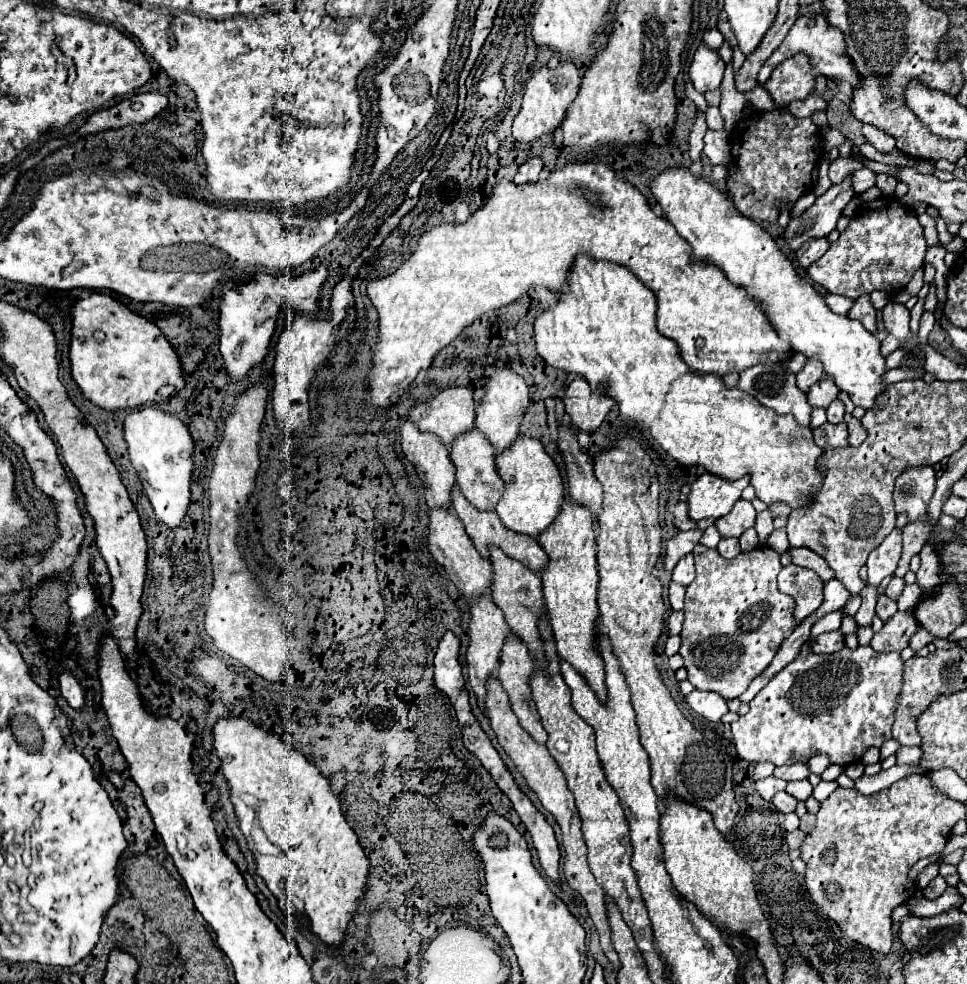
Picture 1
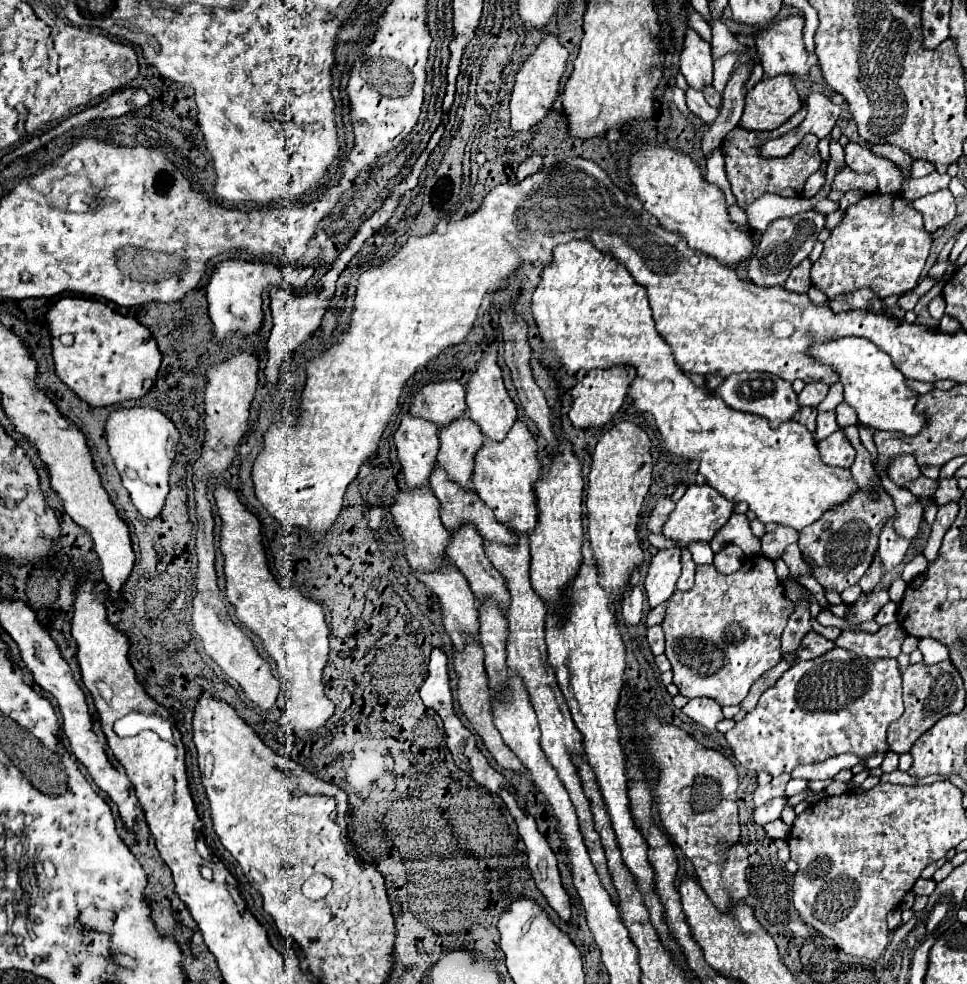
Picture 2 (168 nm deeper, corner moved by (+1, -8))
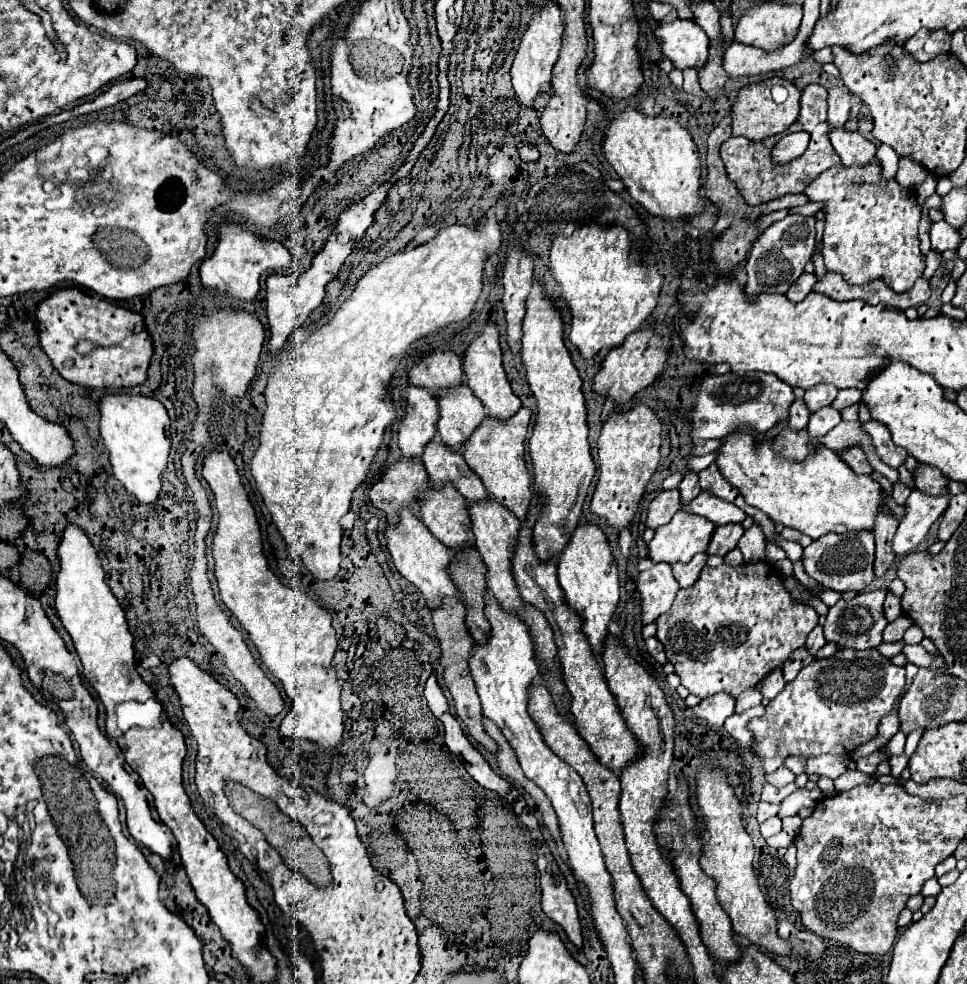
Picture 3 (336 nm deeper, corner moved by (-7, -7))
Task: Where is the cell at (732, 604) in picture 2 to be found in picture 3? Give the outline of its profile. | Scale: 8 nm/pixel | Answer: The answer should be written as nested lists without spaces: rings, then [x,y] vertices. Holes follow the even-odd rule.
[[[761,561],[761,563],[741,563],[741,565],[737,565],[737,567],[729,567],[729,565],[725,565],[725,563],[723,563],[721,567],[709,567],[709,565],[705,565],[703,571],[701,571],[701,577],[695,581],[695,585],[693,585],[693,587],[687,587],[687,589],[679,589],[677,599],[675,599],[675,603],[671,605],[669,613],[661,615],[661,617],[655,621],[655,623],[657,623],[657,635],[655,635],[655,637],[663,643],[665,653],[667,653],[667,659],[675,665],[675,673],[681,677],[681,685],[687,687],[693,695],[705,699],[705,697],[711,697],[711,695],[715,695],[715,693],[725,691],[725,693],[731,693],[731,695],[737,697],[737,695],[743,693],[745,689],[755,687],[755,685],[757,685],[765,675],[769,675],[775,667],[781,667],[781,665],[785,663],[785,659],[789,657],[791,651],[795,651],[797,647],[803,647],[803,645],[805,645],[805,639],[807,639],[807,635],[809,635],[809,631],[817,625],[817,619],[819,619],[819,615],[817,615],[817,611],[815,611],[813,607],[791,603],[791,595],[789,595],[789,593],[785,591],[785,587],[783,587],[781,573],[777,571],[777,567],[773,567],[773,565],[765,563],[765,561]]]

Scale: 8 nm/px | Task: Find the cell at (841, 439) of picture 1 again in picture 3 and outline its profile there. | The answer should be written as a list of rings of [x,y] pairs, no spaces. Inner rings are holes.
[[[857,447],[845,451],[845,453],[841,455],[841,459],[843,459],[857,475],[871,475],[871,473],[873,473],[873,467],[869,465],[865,453],[863,453],[861,449],[857,449]]]

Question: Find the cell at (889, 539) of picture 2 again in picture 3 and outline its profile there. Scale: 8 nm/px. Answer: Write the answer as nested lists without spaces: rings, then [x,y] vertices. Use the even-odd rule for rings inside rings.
[[[917,489],[911,491],[907,497],[907,513],[897,527],[893,539],[893,551],[897,555],[905,555],[917,549],[917,545],[927,535],[929,527],[945,513],[949,507],[949,495],[931,497]]]

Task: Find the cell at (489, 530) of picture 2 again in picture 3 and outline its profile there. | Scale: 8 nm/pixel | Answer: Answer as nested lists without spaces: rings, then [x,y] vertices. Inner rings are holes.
[[[433,439],[433,443],[425,445],[421,461],[435,487],[441,489],[441,485],[451,481],[467,501],[475,503],[487,499],[487,491],[481,479],[469,469],[461,451],[453,451],[439,439]]]

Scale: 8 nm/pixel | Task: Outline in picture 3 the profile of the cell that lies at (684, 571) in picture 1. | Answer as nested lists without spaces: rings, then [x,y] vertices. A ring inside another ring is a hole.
[[[705,553],[695,555],[687,565],[677,563],[677,565],[673,567],[673,575],[675,575],[679,587],[691,587],[691,585],[699,579],[699,573],[701,573],[701,569],[705,567],[705,563],[707,563],[707,555],[705,555]]]

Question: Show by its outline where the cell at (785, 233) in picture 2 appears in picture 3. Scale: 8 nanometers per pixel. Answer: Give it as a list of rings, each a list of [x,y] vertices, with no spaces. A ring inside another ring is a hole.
[[[787,215],[785,219],[769,225],[763,235],[755,241],[745,271],[747,283],[745,293],[749,301],[755,301],[761,293],[787,293],[793,281],[799,279],[803,273],[805,263],[811,259],[815,245],[815,217],[801,217],[801,215]]]

